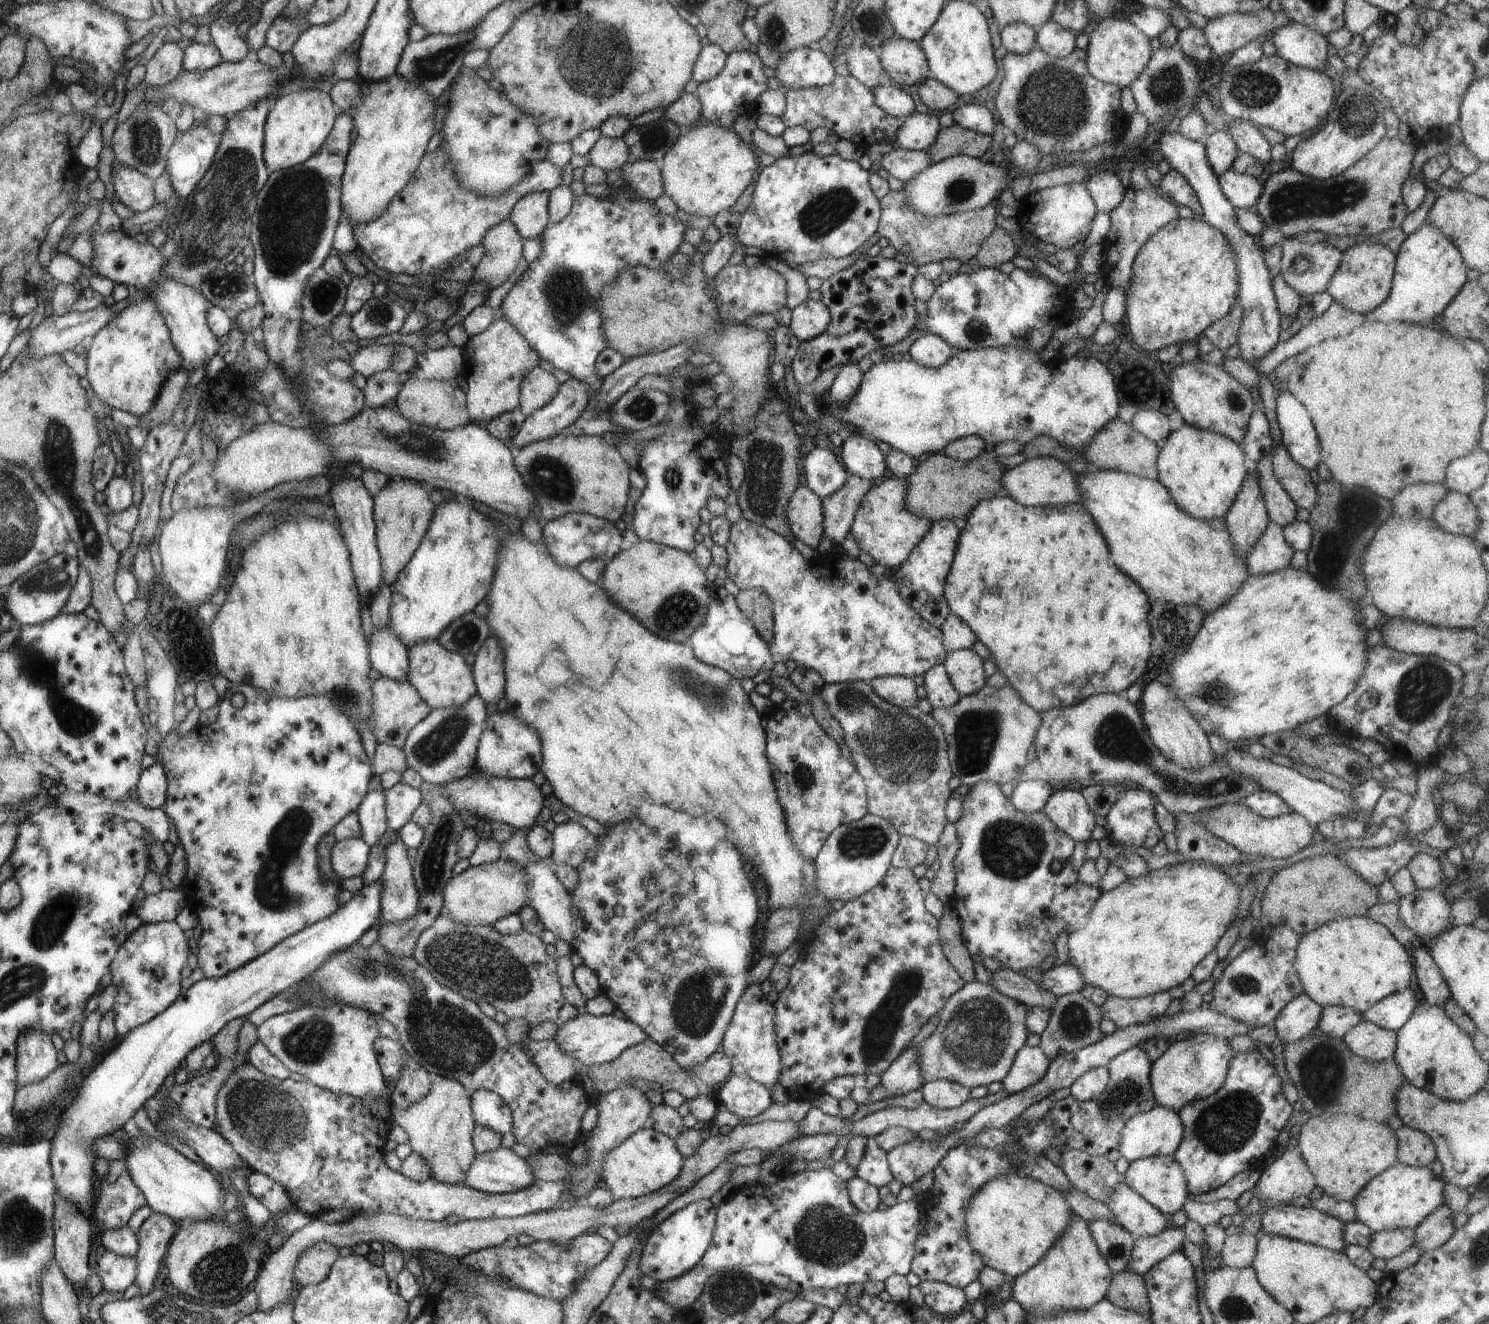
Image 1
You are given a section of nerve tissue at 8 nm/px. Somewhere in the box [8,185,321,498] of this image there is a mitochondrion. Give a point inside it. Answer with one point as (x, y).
(221, 287)

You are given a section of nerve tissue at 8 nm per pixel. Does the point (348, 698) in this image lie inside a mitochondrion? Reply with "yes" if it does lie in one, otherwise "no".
yes

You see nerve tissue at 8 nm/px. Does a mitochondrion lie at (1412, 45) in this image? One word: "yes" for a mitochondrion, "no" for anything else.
no

